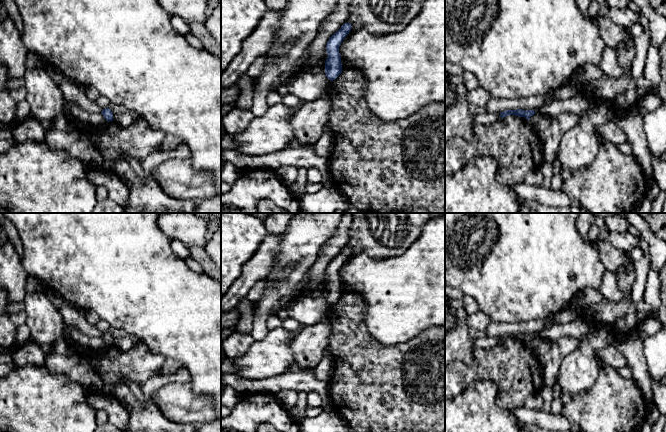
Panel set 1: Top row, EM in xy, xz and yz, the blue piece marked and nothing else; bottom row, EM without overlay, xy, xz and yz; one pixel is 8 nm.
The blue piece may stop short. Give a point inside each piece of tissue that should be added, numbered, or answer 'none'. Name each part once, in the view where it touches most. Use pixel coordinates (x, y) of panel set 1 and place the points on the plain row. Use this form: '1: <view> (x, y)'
none

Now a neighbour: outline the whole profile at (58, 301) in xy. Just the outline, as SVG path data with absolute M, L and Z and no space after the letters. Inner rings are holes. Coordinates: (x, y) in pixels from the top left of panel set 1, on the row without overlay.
M51 294L50 298L56 309L60 312L61 307L64 304L65 300L57 294Z

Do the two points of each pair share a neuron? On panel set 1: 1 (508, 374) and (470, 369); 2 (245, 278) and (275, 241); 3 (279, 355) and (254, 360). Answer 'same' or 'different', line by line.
1: same
2: same
3: same

